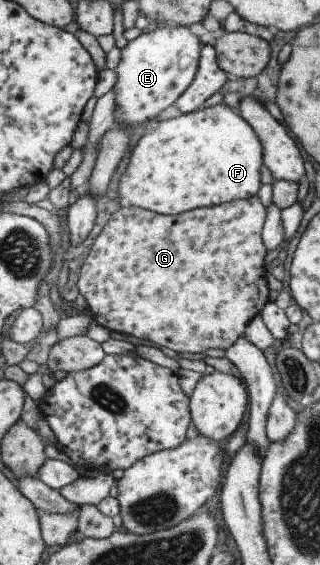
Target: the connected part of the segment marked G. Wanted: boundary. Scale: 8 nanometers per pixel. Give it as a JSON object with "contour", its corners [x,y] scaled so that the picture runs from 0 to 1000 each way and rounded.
{"contour":[[[800,345],[675,365],[609,368],[575,375],[575,379],[550,379],[550,382],[506,382],[431,366],[372,368],[334,386],[331,396],[306,412],[263,464],[256,464],[256,471],[244,478],[238,513],[263,527],[269,545],[294,570],[331,584],[475,605],[497,618],[531,618],[550,627],[625,627],[625,623],[634,625],[663,616],[709,618],[731,609],[738,598],[759,595],[775,568],[809,556],[838,533],[838,520],[844,520],[825,492],[831,481],[825,453],[838,441],[825,439],[813,421],[819,396],[825,396],[825,373],[828,368],[813,361]]]}

